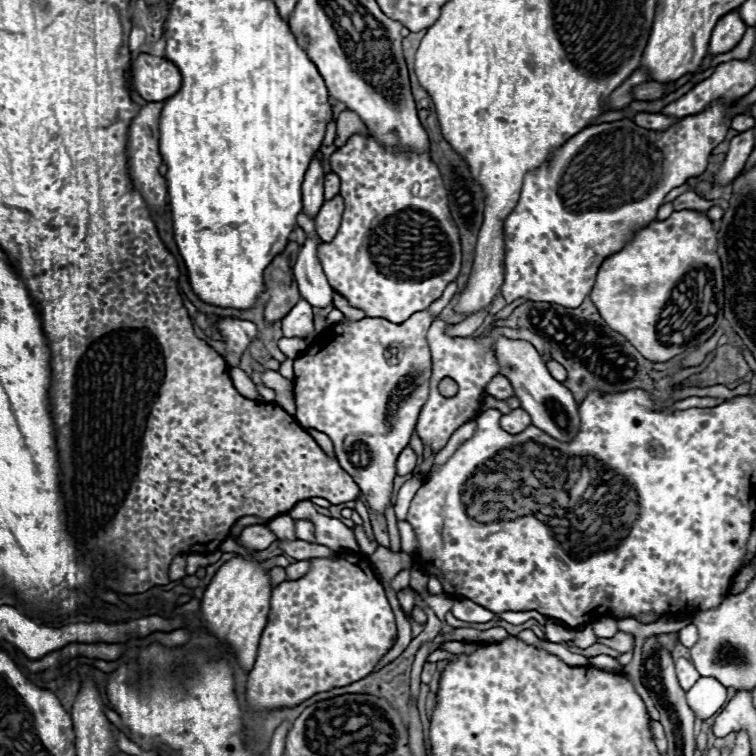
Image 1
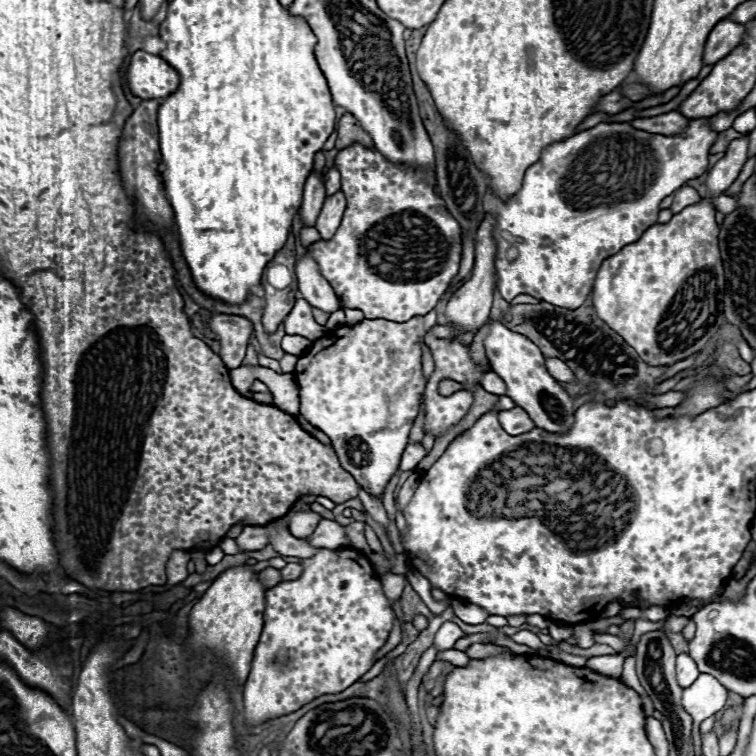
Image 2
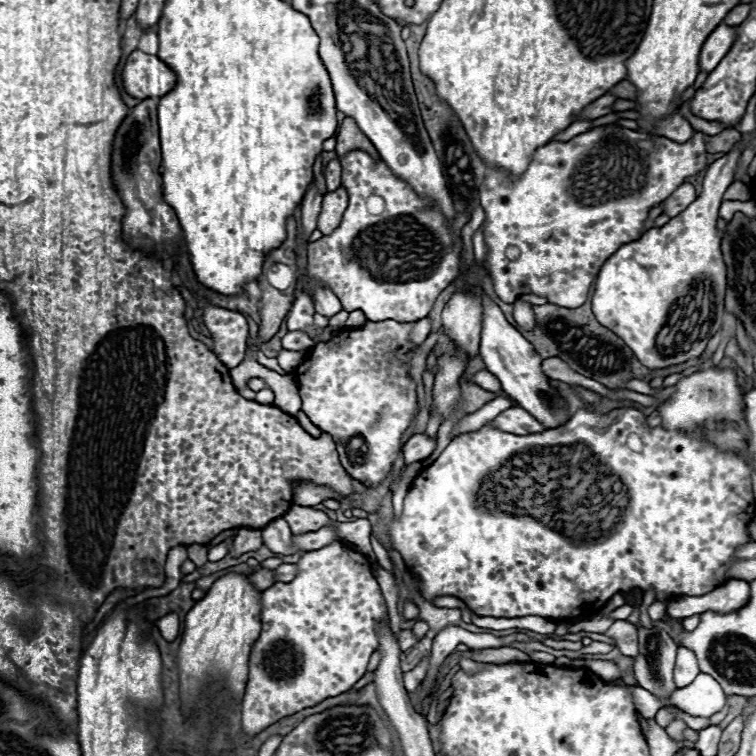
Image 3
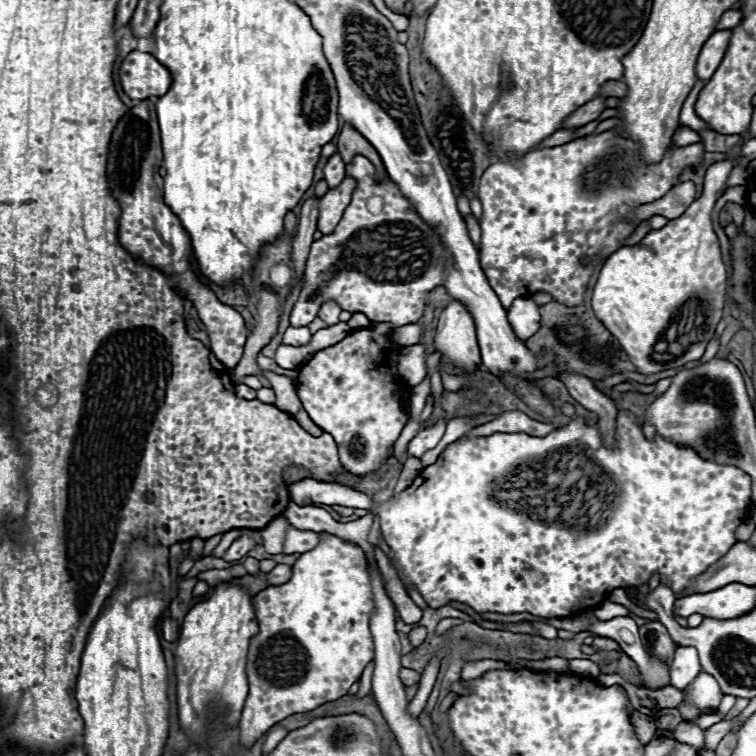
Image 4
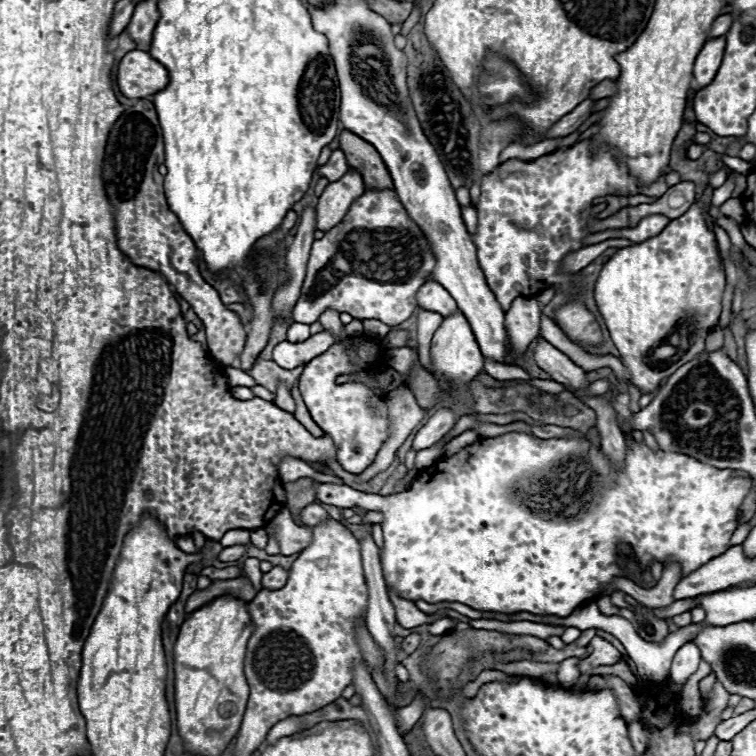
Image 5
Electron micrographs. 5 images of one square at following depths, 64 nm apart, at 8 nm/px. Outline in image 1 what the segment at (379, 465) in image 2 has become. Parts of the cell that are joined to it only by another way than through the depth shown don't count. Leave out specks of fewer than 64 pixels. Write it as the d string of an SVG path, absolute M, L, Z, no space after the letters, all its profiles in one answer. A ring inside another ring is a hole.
M428 312L412 314L402 324L394 324L384 318L362 318L356 322L344 318L340 324L326 330L328 344L322 344L322 336L318 336L318 430L332 438L340 466L360 486L370 508L380 514L384 514L392 496L398 454L408 446L418 414L428 398L432 360L426 332L430 324L432 318Z

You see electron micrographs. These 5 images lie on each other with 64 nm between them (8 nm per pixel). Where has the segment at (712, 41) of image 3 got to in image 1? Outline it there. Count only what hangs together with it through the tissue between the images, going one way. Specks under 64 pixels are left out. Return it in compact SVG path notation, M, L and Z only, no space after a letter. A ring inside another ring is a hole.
M730 12L724 18L718 20L718 24L712 30L712 38L710 38L710 46L708 46L708 56L720 56L730 52L744 36L746 32L746 24L740 20L738 12Z

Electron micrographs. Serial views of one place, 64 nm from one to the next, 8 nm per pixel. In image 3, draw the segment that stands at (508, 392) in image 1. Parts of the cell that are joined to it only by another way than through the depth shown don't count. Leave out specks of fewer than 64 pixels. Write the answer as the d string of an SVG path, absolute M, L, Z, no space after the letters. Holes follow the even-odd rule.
M480 370L480 372L476 372L472 381L476 382L478 386L482 386L484 390L490 390L490 392L498 392L498 390L502 388L500 382L498 382L498 380L488 372L488 370Z

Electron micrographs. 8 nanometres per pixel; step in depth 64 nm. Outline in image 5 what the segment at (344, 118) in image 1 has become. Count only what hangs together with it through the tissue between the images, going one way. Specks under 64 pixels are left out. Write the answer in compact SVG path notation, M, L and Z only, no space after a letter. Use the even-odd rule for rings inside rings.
M344 130L340 134L340 148L348 156L352 168L360 168L364 172L364 184L368 190L394 190L392 176L374 146Z

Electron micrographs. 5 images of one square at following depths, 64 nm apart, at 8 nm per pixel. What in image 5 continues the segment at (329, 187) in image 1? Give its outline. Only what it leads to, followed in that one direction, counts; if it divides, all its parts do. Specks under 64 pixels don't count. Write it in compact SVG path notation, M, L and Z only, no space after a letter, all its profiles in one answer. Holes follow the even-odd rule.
M336 148L336 150L332 150L332 156L330 156L328 164L320 166L317 172L322 176L326 176L330 182L334 182L334 180L342 178L342 174L346 174L348 168L350 168L350 166L348 166L348 162L346 162L344 152L342 152L340 148Z

